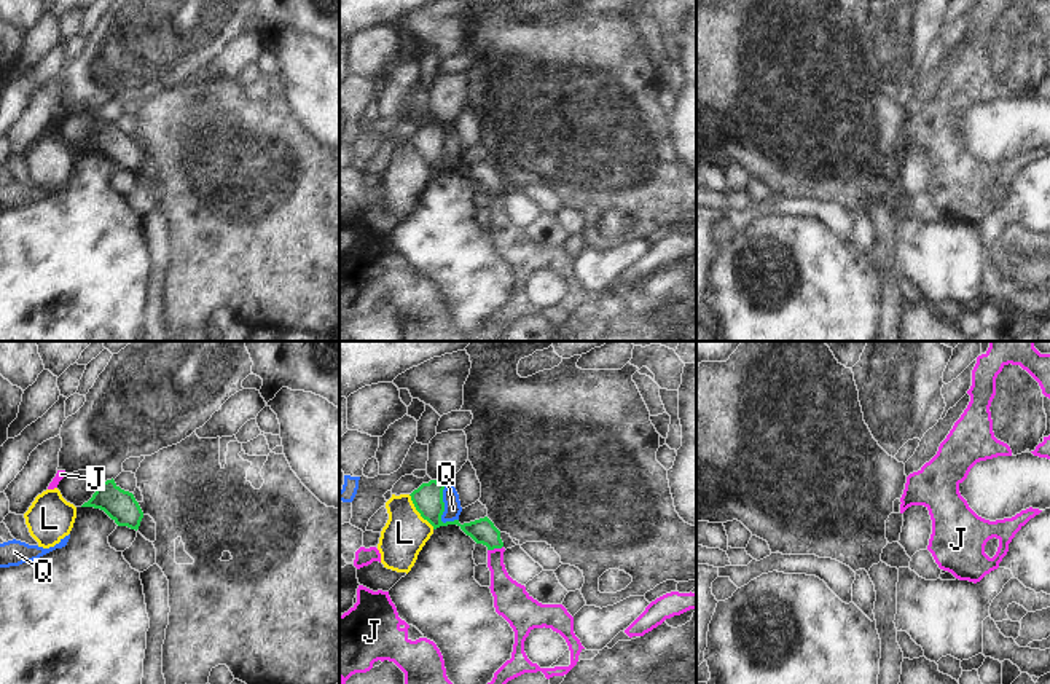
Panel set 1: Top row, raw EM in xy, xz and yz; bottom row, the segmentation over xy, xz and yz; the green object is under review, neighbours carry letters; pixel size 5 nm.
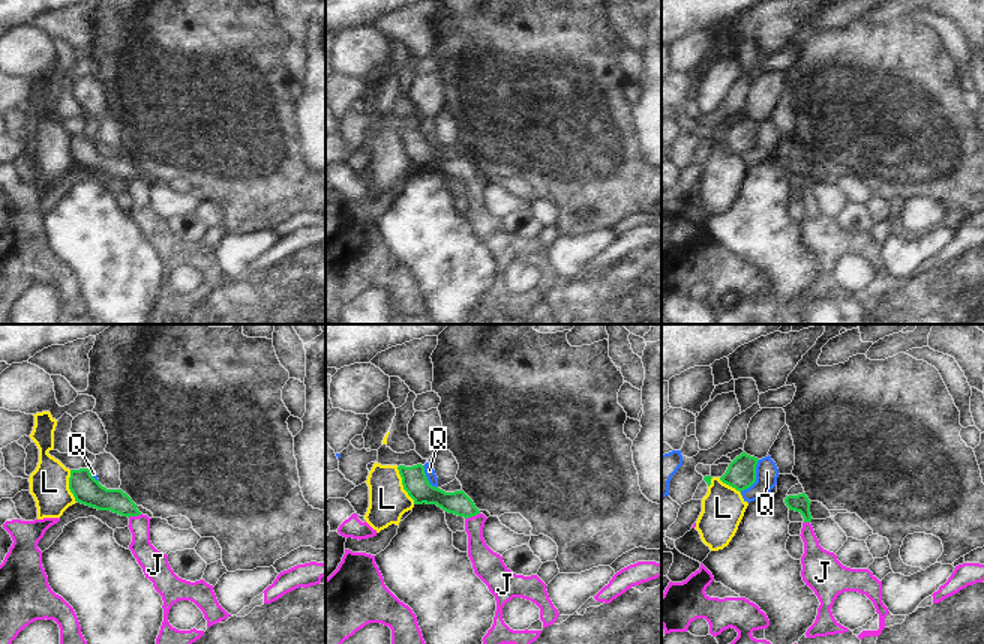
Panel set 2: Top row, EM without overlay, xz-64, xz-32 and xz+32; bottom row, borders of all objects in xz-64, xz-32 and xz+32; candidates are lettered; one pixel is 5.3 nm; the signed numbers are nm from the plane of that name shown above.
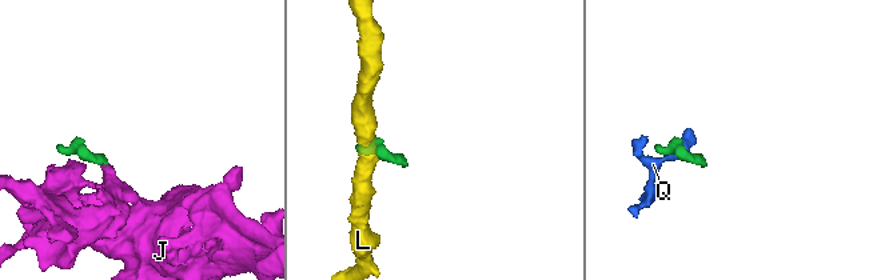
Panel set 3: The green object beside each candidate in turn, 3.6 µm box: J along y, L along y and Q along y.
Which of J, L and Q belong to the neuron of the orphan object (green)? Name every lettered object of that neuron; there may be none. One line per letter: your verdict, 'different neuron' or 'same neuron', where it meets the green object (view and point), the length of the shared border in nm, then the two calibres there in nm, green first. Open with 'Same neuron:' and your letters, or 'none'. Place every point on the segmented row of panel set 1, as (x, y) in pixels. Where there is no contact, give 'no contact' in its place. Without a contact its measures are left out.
Same neuron: J
J: same neuron; contact xz (494, 547); length 80 nm; calibres 130 and 150 nm
L: different neuron; contact xz (418, 511); length 220 nm; calibres 150 and 220 nm
Q: different neuron; contact xz (443, 504); length 200 nm; calibres 150 and 90 nm

